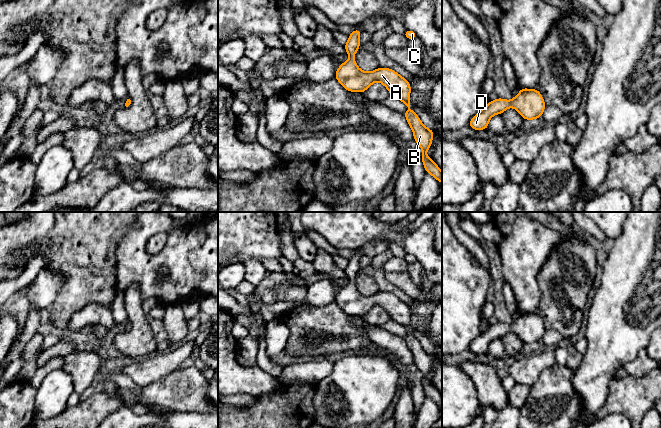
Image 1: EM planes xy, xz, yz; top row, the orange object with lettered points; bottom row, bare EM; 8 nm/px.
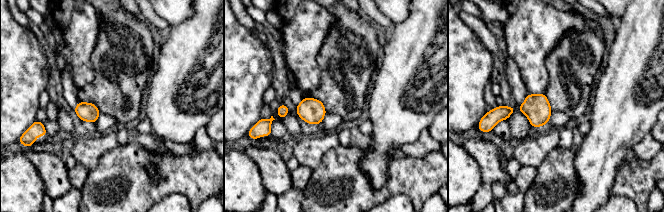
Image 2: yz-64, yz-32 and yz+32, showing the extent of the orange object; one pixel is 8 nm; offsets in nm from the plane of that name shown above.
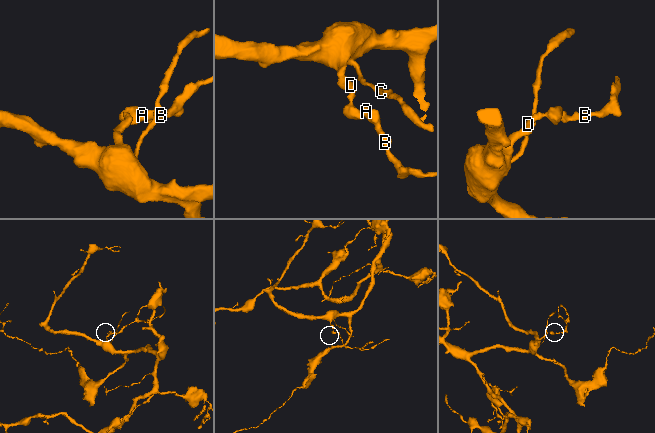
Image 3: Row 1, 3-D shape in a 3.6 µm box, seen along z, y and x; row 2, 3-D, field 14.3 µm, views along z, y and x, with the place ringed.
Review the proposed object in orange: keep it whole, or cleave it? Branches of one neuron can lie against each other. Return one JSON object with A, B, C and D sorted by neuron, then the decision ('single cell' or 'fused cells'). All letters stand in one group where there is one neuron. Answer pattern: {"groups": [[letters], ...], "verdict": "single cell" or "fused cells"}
{"groups": [["A", "B", "C", "D"]], "verdict": "single cell"}

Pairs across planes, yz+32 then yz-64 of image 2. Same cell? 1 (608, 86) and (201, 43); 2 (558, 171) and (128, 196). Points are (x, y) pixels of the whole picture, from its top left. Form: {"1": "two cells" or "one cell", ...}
{"1": "one cell", "2": "one cell"}

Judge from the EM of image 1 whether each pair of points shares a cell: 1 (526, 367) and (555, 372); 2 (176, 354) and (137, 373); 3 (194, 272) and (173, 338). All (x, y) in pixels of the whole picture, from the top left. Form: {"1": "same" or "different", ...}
{"1": "different", "2": "same", "3": "different"}

